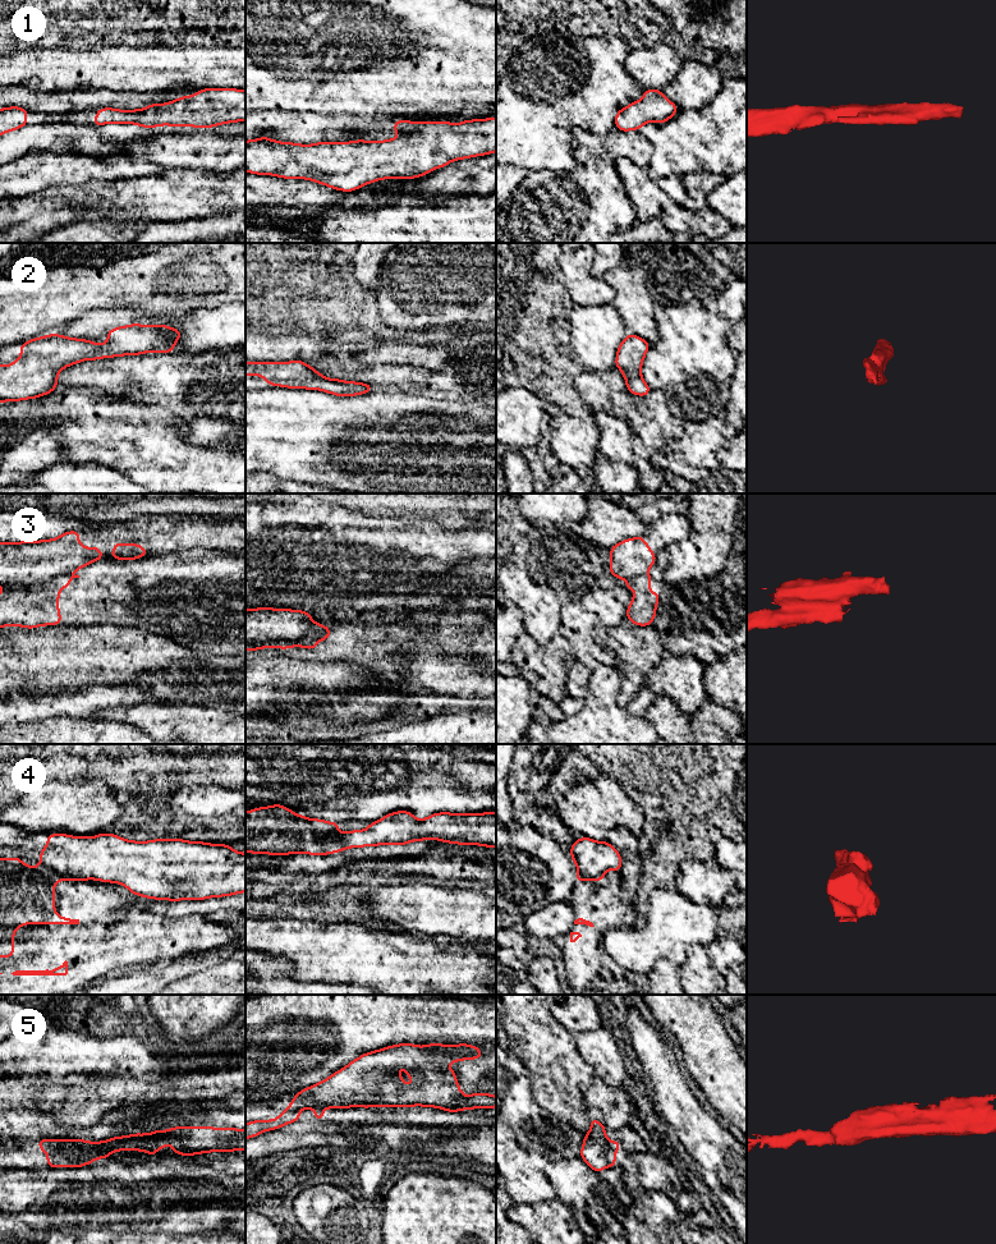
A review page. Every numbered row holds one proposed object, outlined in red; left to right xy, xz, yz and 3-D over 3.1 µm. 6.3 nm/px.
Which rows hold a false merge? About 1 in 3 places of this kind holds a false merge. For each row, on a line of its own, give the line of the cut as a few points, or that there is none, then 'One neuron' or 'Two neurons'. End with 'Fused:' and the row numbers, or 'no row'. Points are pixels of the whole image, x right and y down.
1: No split. One neuron
2: No split. One neuron
3: Split along xz (329, 628), (311, 629), (302, 638), (294, 641), (246, 645). Two neurons
4: Split along xy (42, 863), (59, 873), (87, 878). Two neurons
5: Split along xy (64, 1153), (70, 1160), (87, 1157). Two neurons
Fused: 3, 4, 5

